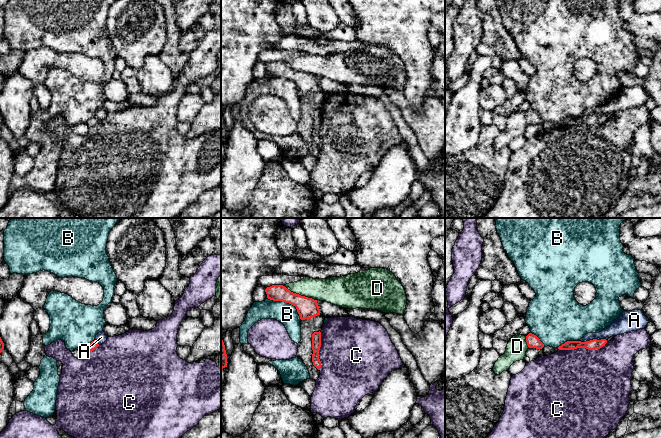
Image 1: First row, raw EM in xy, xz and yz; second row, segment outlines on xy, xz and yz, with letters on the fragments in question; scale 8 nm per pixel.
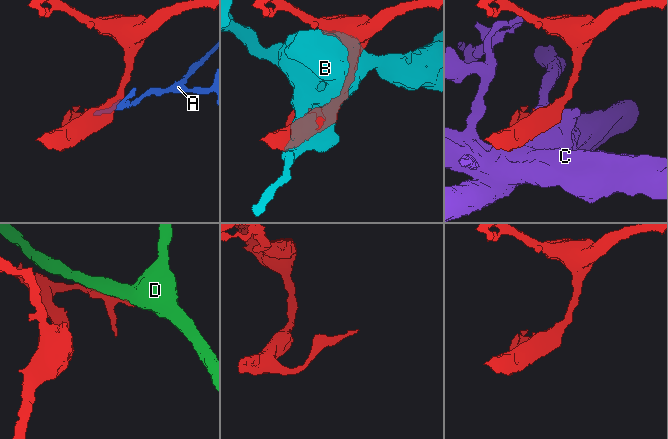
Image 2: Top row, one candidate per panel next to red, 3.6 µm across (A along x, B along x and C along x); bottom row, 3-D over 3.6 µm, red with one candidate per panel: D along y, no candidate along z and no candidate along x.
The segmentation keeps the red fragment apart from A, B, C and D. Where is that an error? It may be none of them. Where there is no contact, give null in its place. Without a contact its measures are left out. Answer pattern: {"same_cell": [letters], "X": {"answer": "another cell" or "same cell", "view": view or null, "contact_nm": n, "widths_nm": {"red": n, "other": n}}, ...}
{"same_cell": [], "A": {"answer": "another cell", "view": "yz", "contact_nm": 150, "widths_nm": {"red": 80, "other": 110}}, "B": {"answer": "another cell", "view": "xz", "contact_nm": 340, "widths_nm": {"red": 160, "other": 170}}, "C": {"answer": "another cell", "view": "yz", "contact_nm": 400, "widths_nm": {"red": 80, "other": 480}}, "D": {"answer": "another cell", "view": "xz", "contact_nm": 280, "widths_nm": {"red": 160, "other": 190}}}

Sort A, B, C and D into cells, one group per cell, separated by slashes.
A / B / C / D

